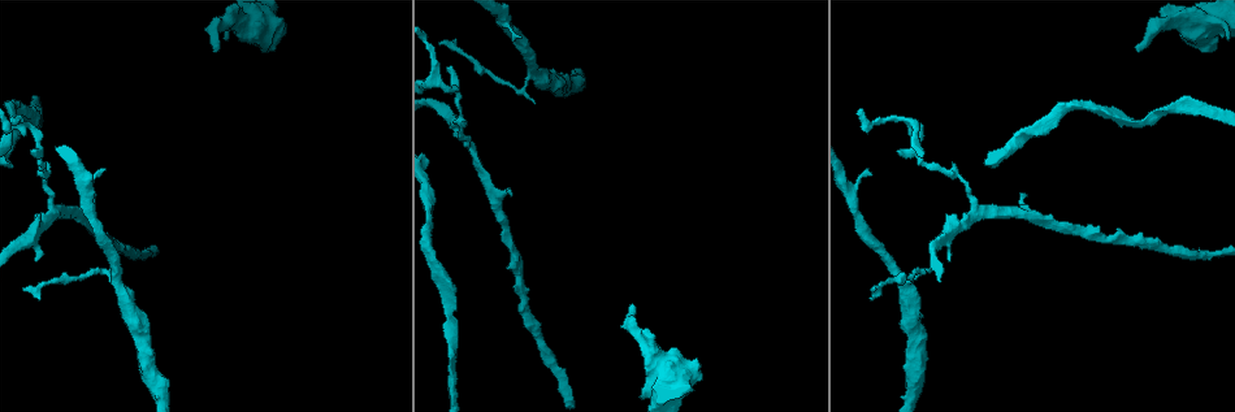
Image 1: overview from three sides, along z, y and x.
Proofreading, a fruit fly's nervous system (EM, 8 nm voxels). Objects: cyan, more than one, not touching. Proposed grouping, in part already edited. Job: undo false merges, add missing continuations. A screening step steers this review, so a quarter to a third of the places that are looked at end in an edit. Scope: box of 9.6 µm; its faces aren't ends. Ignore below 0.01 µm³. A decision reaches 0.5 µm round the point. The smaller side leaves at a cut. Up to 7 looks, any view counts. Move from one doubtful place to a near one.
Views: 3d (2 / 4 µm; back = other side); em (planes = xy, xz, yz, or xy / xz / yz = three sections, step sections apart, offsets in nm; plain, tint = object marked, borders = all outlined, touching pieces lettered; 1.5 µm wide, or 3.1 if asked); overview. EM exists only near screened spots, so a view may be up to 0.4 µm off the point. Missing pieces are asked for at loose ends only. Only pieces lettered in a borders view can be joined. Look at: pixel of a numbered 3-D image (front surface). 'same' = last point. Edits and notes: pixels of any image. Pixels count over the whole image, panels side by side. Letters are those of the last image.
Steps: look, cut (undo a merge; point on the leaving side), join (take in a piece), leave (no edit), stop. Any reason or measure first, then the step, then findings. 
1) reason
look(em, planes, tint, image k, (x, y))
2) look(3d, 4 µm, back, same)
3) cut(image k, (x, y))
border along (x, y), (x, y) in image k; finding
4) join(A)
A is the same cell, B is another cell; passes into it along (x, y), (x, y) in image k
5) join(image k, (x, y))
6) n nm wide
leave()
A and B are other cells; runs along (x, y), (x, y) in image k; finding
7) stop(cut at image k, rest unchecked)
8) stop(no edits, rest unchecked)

free end
look(em, planes, borders, image 1, (449, 67))

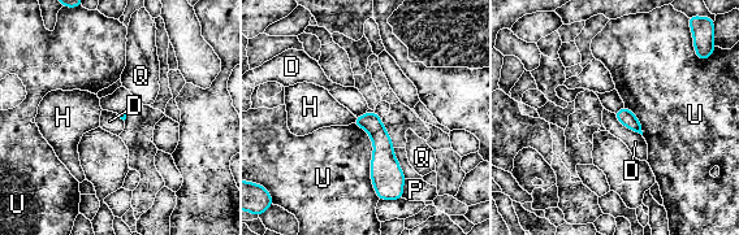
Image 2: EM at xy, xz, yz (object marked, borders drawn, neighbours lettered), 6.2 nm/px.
U touches over 500 nm
leave()
D, H, P, Q and U are other cells; border along (613, 113), (625, 126), (642, 135) in image 2; none of them fits

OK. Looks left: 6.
free end
look(em, planes, borders, image 1, (519, 35))

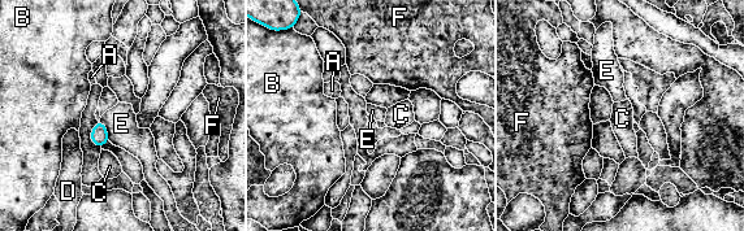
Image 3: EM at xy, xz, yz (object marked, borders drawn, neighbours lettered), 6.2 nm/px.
leave()
A, B, C, D, E and F are other cells; border along (100, 120), (106, 126), (109, 140) in image 3; none of them fits

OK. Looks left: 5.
free end
look(em, yz, step 4, tint, image 1, (213, 49))

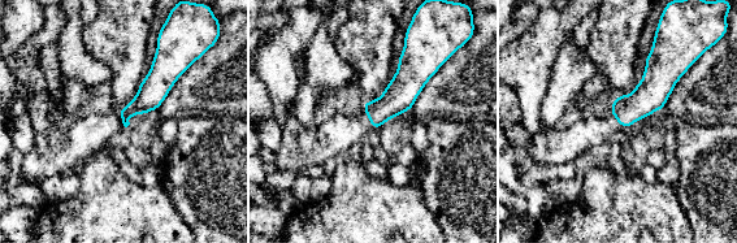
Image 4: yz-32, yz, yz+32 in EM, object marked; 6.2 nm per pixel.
look(em, xz, step 8, borders, same)

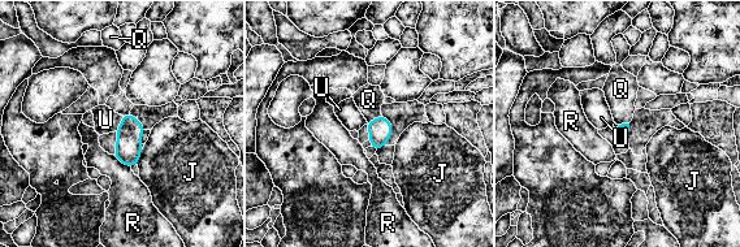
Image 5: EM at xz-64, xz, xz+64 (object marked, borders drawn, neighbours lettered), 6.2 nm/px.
join(Q)
Q is the same cell, J, R and U are other cells; passes into it along (380, 130), (373, 120), (368, 99) in image 5; it goes on there

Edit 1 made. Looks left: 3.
stop(join at image 5, rest unchecked)

